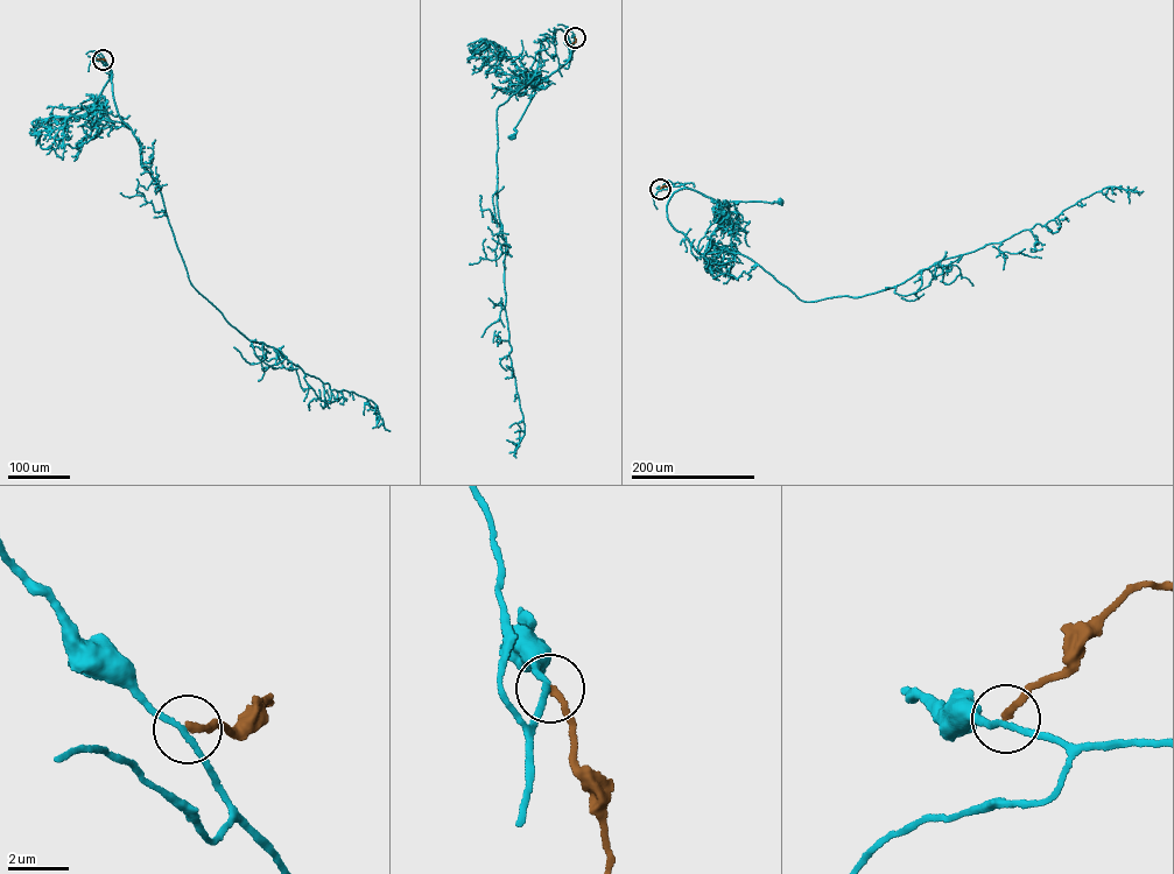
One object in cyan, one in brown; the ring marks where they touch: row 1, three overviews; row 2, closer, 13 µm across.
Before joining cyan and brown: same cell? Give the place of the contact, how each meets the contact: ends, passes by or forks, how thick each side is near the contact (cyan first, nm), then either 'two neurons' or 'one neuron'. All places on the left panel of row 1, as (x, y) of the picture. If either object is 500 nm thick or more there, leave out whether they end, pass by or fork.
(103, 60) | cyan passes by | brown ends | 170/200 nm | two neurons

